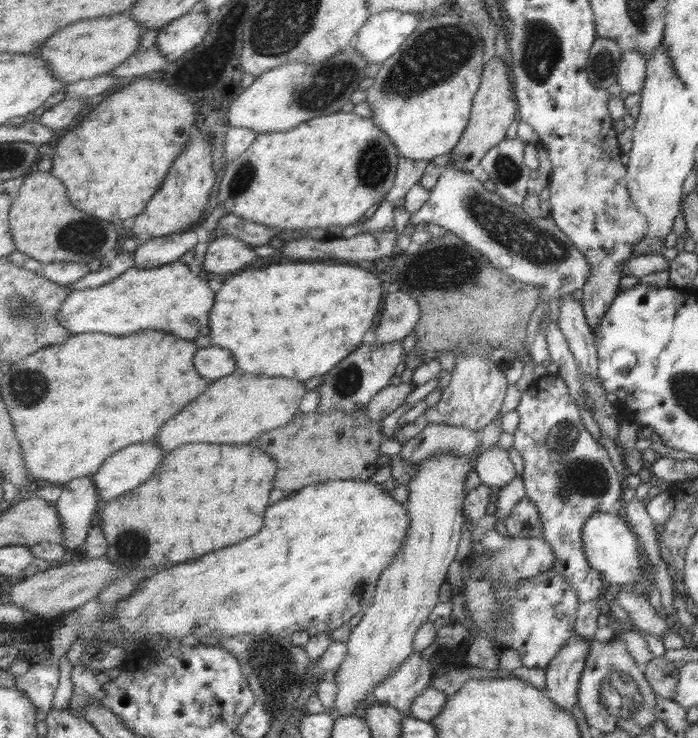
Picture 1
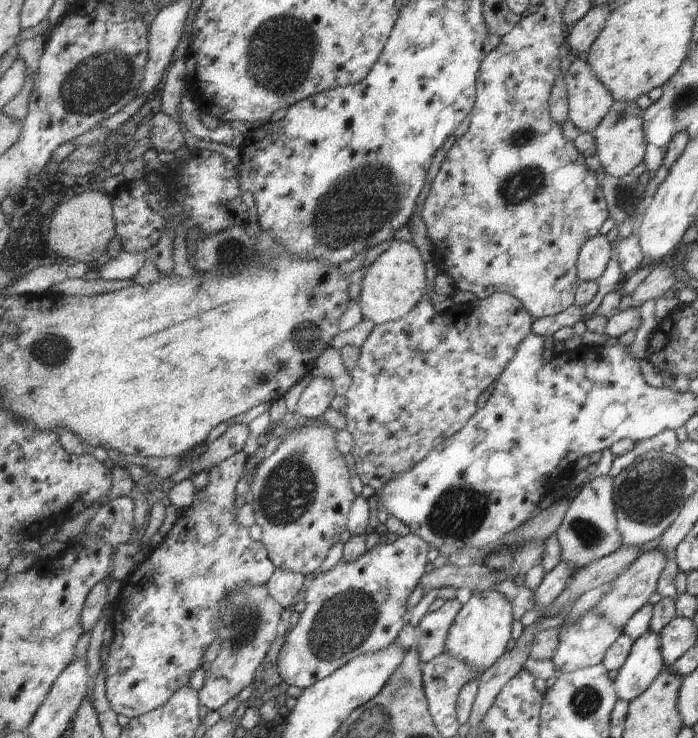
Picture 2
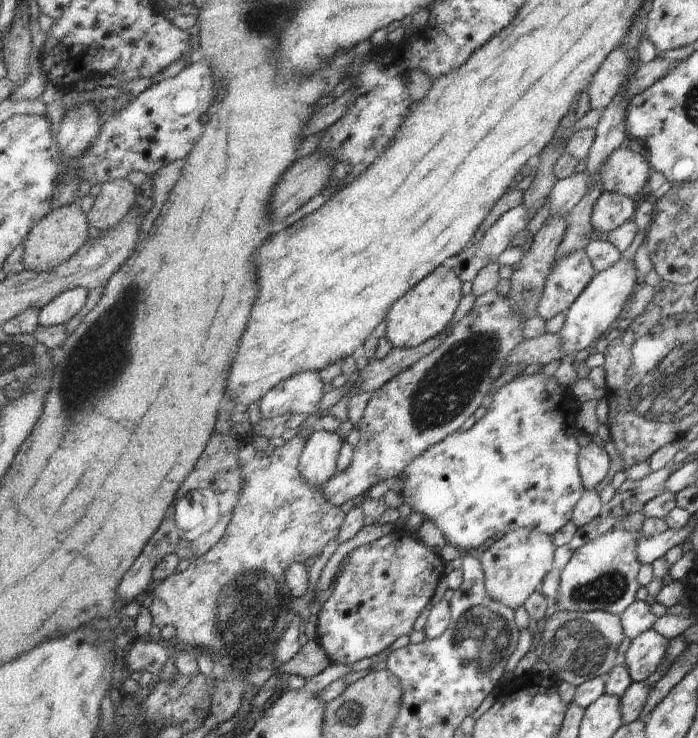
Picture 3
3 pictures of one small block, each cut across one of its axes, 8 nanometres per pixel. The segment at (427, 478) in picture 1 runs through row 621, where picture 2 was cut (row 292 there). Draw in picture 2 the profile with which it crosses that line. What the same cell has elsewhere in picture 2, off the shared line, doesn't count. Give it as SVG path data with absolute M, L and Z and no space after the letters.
M393 239L387 250L368 266L369 272L361 282L359 306L364 320L371 320L375 325L381 325L409 314L427 294L426 263L413 241Z

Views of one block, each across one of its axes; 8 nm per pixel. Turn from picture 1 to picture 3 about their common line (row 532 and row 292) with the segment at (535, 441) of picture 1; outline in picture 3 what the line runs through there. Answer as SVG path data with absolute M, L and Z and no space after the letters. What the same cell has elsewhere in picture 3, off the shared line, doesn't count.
M566 256L563 264L553 264L536 306L536 314L542 321L564 312L577 300L596 273L589 261L583 256L583 262L579 258L579 264L573 264L575 258Z

